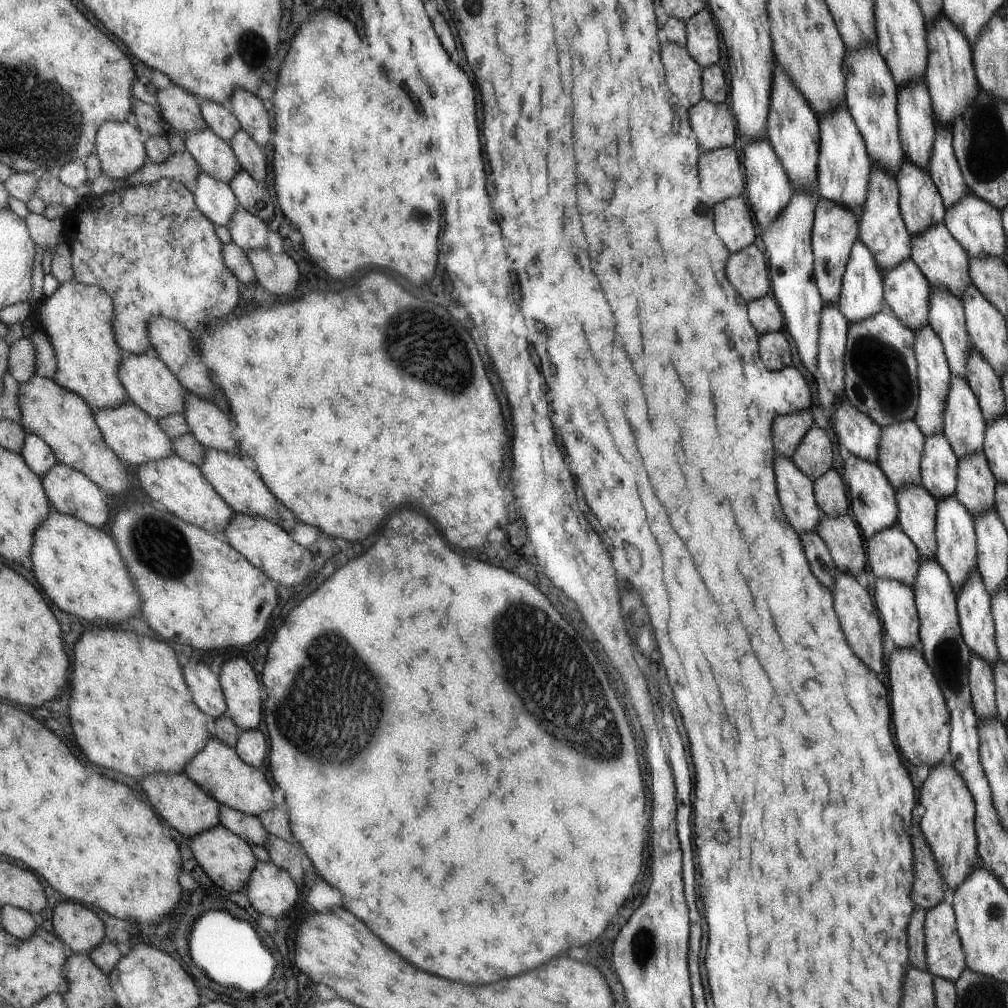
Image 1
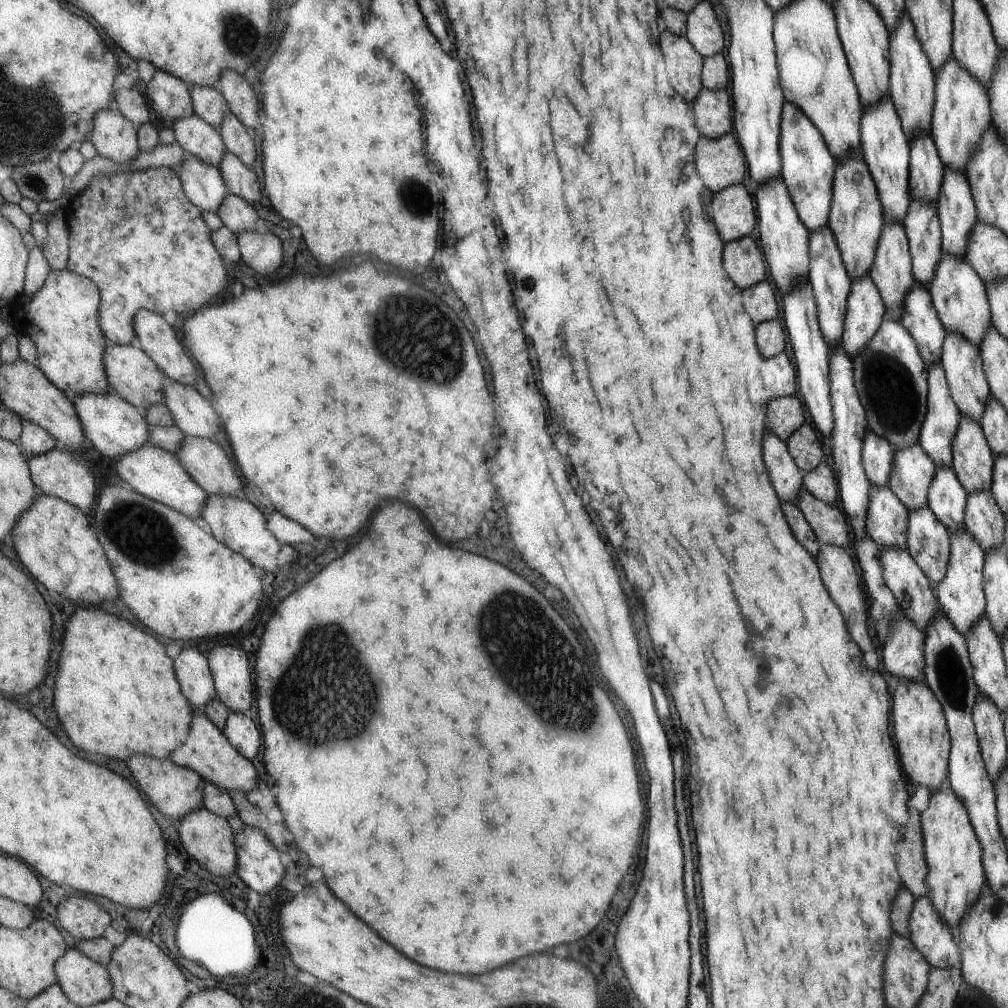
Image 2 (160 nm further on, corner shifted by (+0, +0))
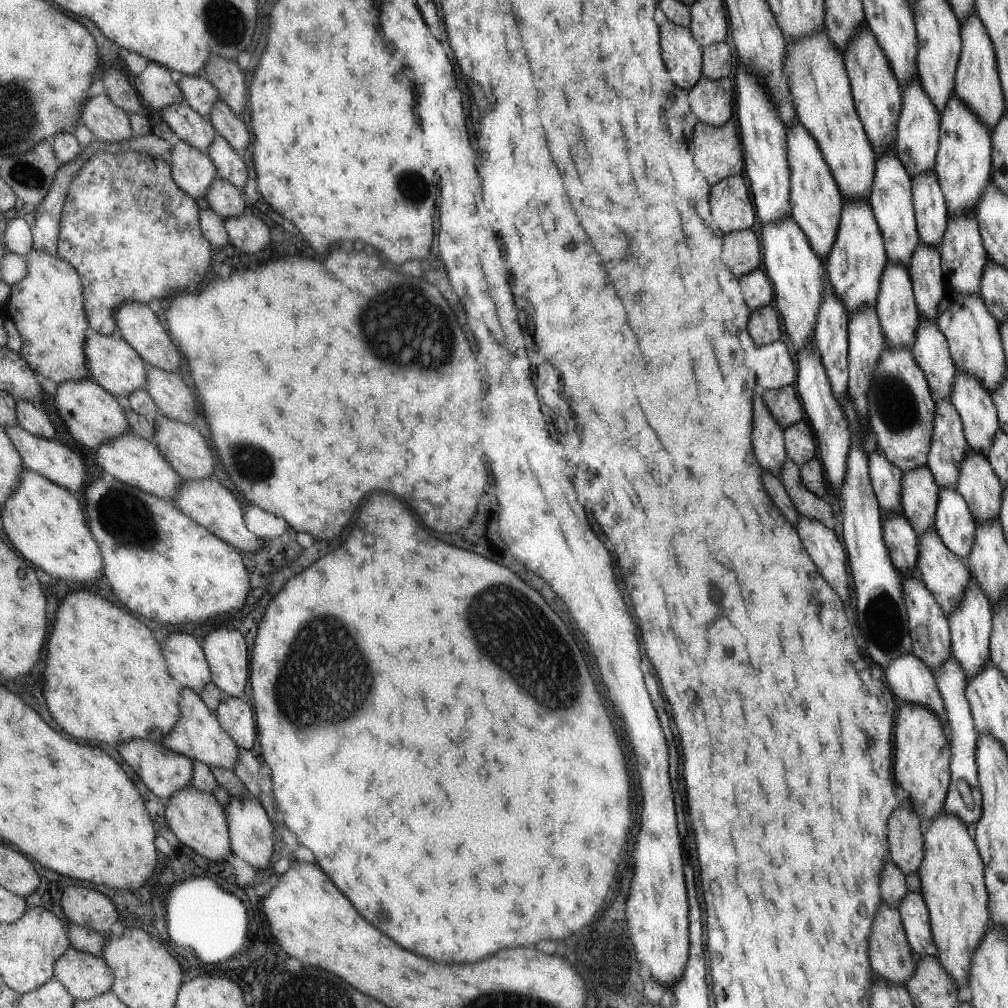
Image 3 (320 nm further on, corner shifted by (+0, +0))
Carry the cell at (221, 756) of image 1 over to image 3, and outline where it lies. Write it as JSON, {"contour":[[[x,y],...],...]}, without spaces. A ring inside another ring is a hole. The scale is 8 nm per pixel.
{"contour":[[[183,688],[183,696],[180,694],[179,700],[179,718],[177,724],[173,726],[166,736],[160,738],[161,744],[167,750],[175,751],[177,754],[183,754],[184,757],[202,762],[211,767],[221,767],[233,770],[237,764],[239,750],[234,739],[222,729],[217,716],[206,706],[206,703],[199,698],[198,693],[190,688]]]}

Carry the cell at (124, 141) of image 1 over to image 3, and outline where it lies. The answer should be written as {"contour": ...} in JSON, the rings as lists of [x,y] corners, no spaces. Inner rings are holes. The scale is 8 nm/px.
{"contour":[[[108,94],[91,98],[83,108],[83,122],[94,139],[121,142],[134,135],[129,113]]]}

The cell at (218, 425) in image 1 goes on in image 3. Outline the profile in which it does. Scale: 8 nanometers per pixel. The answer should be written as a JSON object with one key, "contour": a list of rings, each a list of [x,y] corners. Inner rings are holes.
{"contour":[[[147,366],[146,384],[143,388],[163,416],[192,424],[198,403],[185,382],[177,376],[177,372]]]}

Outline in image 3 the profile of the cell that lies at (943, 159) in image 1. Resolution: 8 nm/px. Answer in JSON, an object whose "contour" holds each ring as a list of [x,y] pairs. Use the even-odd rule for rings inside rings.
{"contour":[[[973,211],[951,215],[946,222],[946,232],[938,250],[941,258],[941,269],[945,274],[947,289],[955,289],[962,295],[978,295],[981,290],[981,278],[989,260],[981,231],[978,229],[977,216]]]}

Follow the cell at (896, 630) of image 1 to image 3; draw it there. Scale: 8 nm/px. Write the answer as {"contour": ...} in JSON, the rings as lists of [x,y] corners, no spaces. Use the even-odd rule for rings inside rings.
{"contour":[[[911,652],[906,655],[898,656],[894,661],[891,661],[890,665],[887,665],[887,668],[885,668],[885,674],[887,674],[887,676],[885,676],[885,678],[887,678],[887,686],[891,686],[891,690],[895,690],[895,696],[897,696],[897,698],[900,698],[905,703],[927,707],[930,711],[937,714],[938,718],[941,719],[945,736],[949,739],[950,744],[950,730],[946,719],[946,706],[943,704],[941,692],[938,690],[937,683],[934,681],[934,676],[929,670],[929,667]]]}

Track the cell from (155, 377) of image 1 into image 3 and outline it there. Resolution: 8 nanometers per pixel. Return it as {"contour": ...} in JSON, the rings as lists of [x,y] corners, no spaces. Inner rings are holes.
{"contour":[[[92,331],[86,340],[86,357],[91,378],[125,402],[135,389],[141,389],[146,384],[147,364],[123,336],[108,336]]]}

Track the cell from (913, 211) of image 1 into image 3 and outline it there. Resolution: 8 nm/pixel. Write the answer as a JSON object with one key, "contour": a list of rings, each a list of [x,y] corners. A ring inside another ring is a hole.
{"contour":[[[919,242],[908,262],[910,282],[918,314],[935,320],[939,301],[946,298],[947,284],[938,250]]]}

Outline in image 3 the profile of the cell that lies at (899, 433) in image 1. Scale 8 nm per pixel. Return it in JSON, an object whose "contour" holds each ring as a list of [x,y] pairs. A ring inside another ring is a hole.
{"contour":[[[928,466],[902,473],[902,514],[911,522],[917,535],[934,528],[938,504],[938,483]]]}

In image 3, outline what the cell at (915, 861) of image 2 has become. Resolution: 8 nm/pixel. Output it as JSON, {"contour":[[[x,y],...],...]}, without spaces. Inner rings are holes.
{"contour":[[[909,798],[899,802],[899,810],[895,810],[895,818],[891,818],[891,860],[904,874],[917,873],[925,856],[920,818],[914,813]]]}

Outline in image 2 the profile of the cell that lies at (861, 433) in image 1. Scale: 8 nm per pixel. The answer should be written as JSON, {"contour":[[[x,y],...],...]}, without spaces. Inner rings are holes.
{"contour":[[[866,430],[862,439],[862,466],[870,484],[887,485],[893,469],[894,450],[891,444],[875,432]]]}

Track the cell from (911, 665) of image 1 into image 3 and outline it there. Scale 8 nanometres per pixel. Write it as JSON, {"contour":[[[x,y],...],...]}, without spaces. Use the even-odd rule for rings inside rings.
{"contour":[[[905,703],[895,723],[895,779],[902,789],[907,788],[914,813],[928,822],[937,817],[945,804],[947,784],[950,784],[950,744],[945,736],[941,719],[927,707]]]}

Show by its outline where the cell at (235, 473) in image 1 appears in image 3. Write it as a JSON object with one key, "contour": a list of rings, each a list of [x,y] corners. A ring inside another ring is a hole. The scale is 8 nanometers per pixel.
{"contour":[[[165,416],[154,423],[151,442],[183,481],[213,477],[213,456],[199,432]]]}

